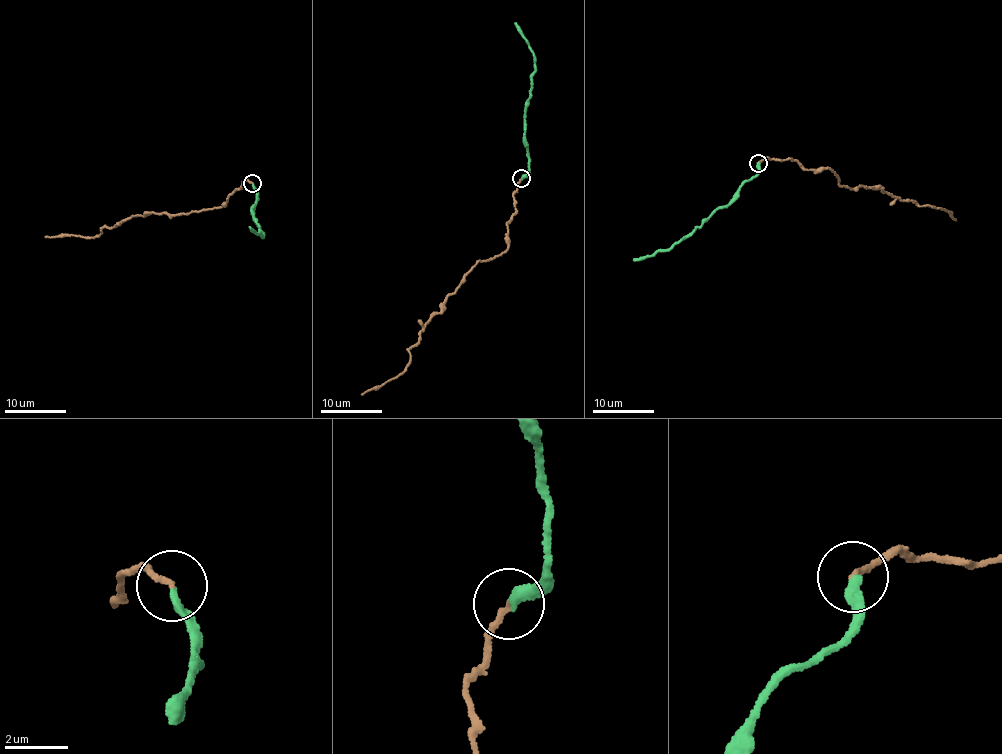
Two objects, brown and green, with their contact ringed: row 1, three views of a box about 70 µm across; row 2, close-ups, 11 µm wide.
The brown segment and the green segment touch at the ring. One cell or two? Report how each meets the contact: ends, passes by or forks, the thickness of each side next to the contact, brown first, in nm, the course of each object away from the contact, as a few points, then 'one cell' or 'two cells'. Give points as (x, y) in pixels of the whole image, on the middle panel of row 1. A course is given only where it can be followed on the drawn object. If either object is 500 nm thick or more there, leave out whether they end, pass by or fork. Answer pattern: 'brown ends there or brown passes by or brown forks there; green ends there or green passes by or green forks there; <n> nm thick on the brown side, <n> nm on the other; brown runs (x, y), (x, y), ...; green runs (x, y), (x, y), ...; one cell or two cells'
brown ends there; green ends there; 190 nm thick on the brown side, 280 nm on the other; brown runs (522, 178), (506, 250), (477, 263), (447, 297), (408, 349), (407, 367), (360, 394); green runs (522, 178), (527, 173), (530, 158), (524, 136), (535, 59), (527, 40), (514, 23); two cells

